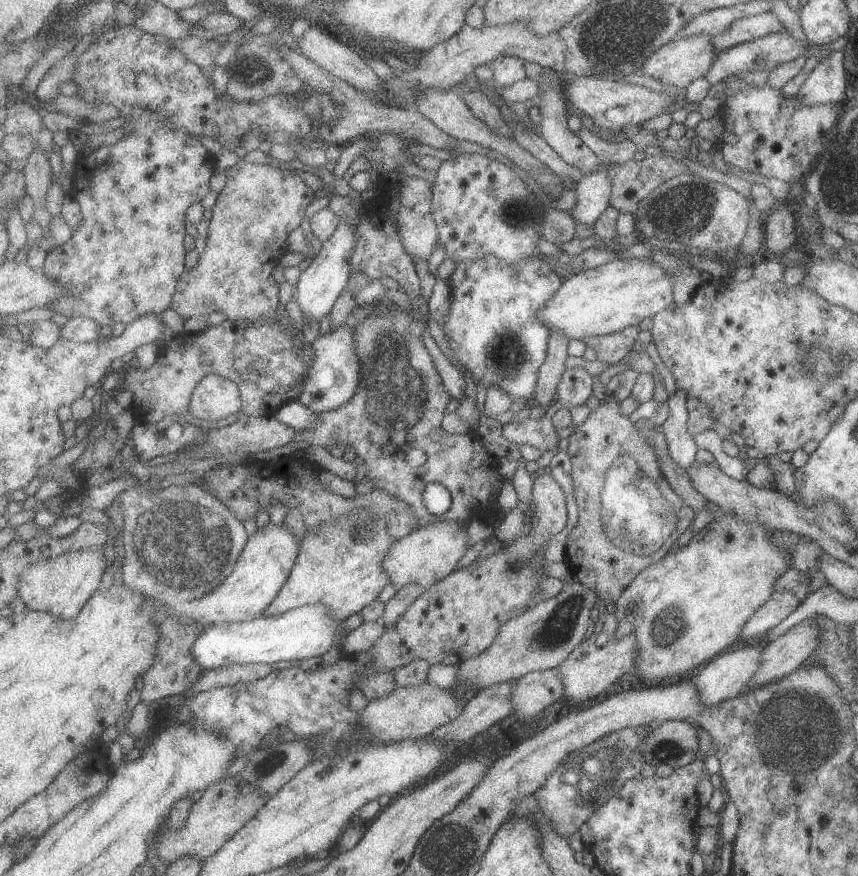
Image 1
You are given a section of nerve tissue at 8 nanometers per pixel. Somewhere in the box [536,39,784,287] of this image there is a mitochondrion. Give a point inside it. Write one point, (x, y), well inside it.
(694, 214)

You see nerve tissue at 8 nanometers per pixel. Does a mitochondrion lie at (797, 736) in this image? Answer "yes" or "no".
yes

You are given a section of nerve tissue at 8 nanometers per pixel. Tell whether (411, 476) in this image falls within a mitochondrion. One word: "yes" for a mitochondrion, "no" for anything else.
no

